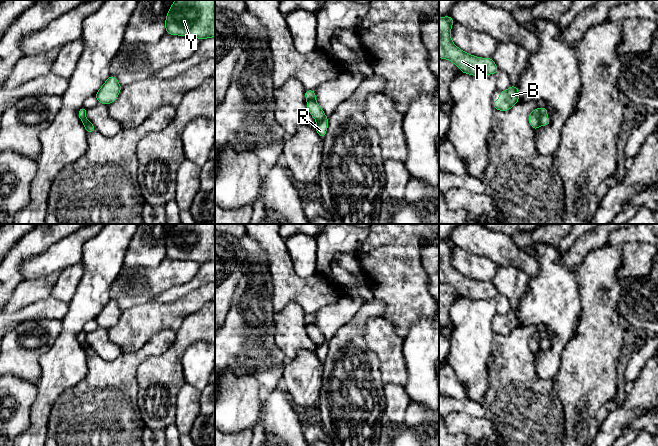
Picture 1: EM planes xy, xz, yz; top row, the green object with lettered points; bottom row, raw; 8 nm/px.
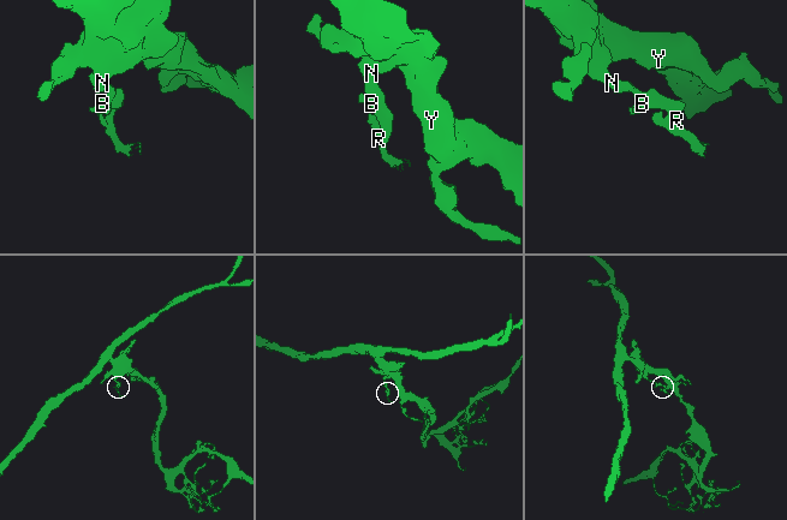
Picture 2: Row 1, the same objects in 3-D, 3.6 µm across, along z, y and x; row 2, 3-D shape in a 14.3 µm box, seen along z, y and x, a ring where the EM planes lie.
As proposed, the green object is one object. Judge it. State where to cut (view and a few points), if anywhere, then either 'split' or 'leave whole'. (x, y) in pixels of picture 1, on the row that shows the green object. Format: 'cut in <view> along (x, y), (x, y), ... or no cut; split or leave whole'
cut in yz along (546, 116), (539, 121), (539, 124); split

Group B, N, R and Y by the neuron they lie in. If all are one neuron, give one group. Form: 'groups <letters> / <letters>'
groups B N Y / R

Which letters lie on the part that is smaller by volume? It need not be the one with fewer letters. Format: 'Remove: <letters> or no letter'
Remove: R

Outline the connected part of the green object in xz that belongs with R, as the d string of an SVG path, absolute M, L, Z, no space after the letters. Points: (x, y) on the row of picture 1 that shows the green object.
M325 116L322 120L318 121L314 128L317 134L323 139L328 129L328 116Z

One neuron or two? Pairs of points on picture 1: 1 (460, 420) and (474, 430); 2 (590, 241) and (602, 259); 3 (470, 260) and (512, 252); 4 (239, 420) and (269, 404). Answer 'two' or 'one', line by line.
1: one
2: two
3: two
4: two

